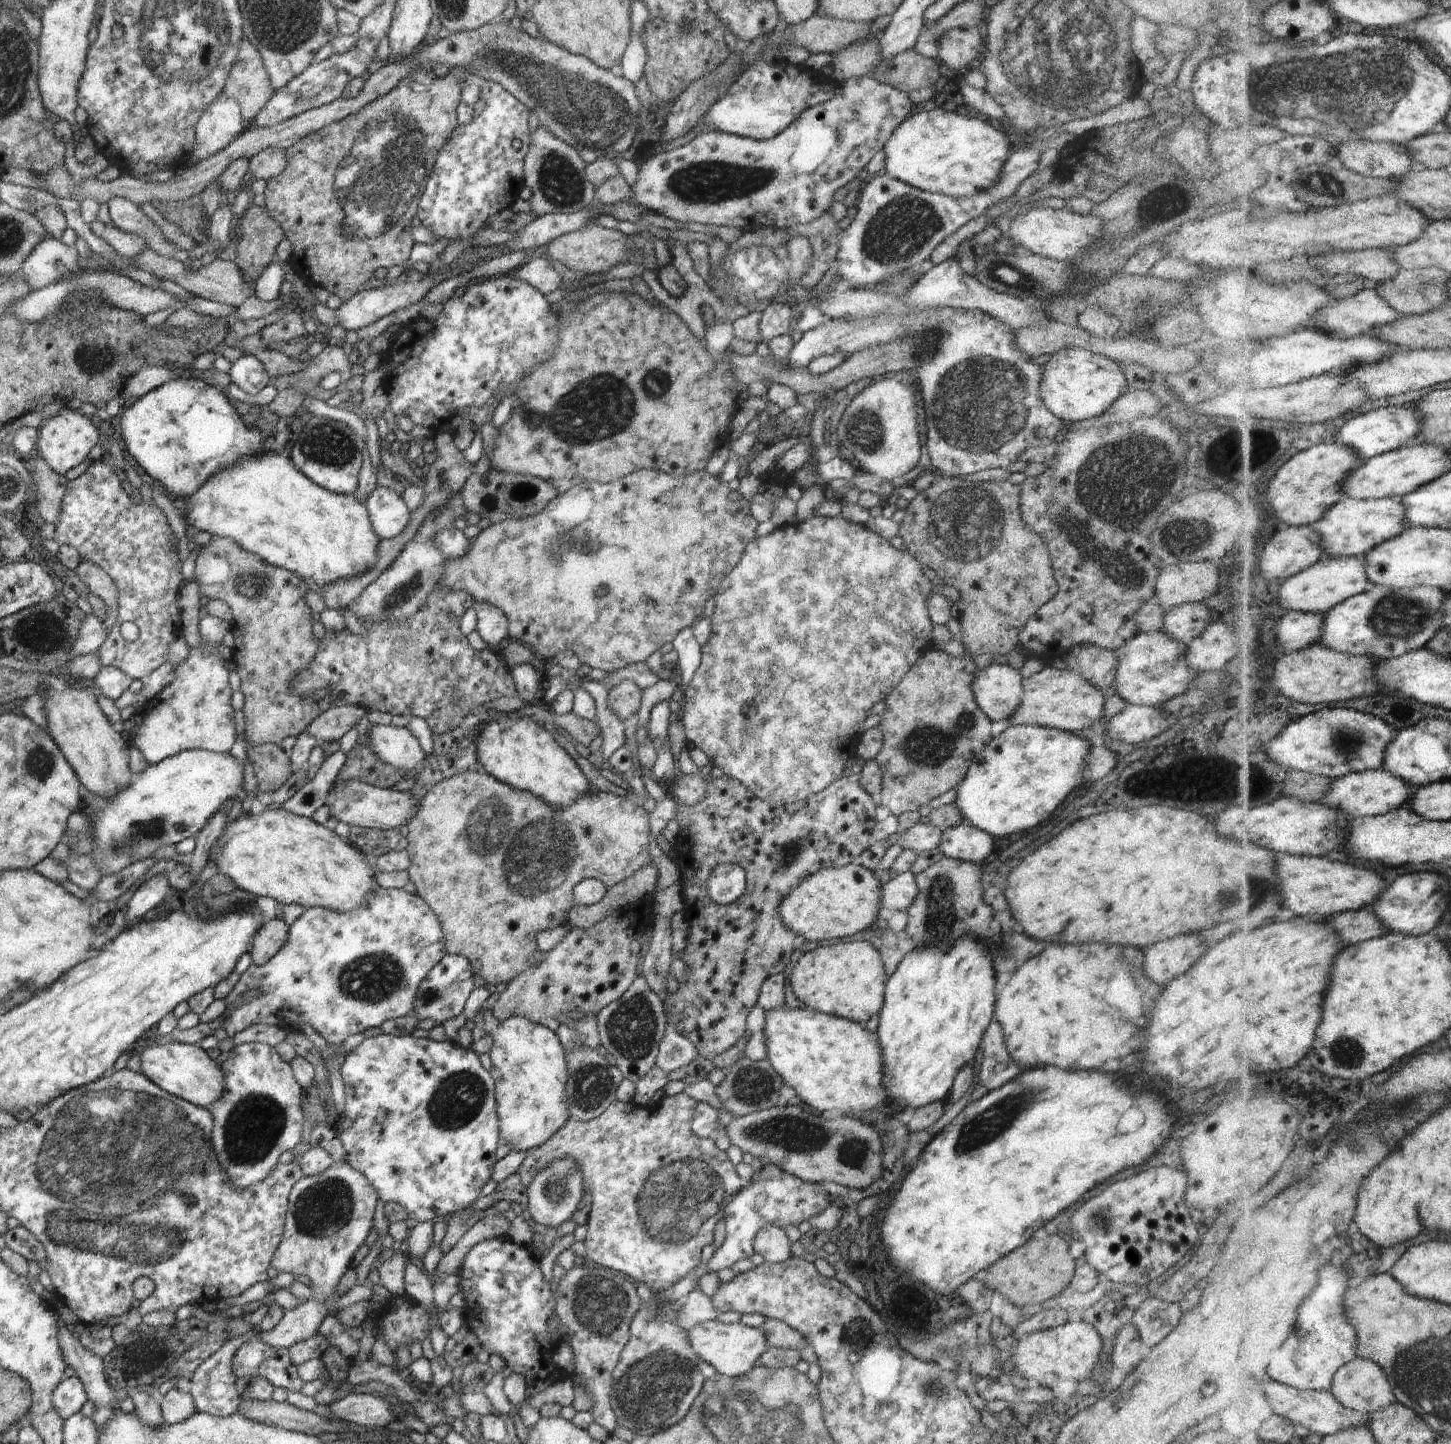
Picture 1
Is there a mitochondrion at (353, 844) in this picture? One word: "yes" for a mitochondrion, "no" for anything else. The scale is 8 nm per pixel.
no

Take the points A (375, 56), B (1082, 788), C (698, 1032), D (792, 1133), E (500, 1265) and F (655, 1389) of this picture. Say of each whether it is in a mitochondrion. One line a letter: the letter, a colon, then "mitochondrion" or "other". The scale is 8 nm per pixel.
A: other
B: other
C: other
D: mitochondrion
E: other
F: mitochondrion

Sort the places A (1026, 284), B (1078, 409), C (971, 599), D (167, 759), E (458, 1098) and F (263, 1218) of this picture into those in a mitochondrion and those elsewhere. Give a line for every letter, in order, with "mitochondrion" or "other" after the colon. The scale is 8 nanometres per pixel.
A: mitochondrion
B: other
C: other
D: other
E: mitochondrion
F: other

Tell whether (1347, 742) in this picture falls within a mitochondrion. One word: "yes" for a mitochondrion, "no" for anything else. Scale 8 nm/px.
yes

